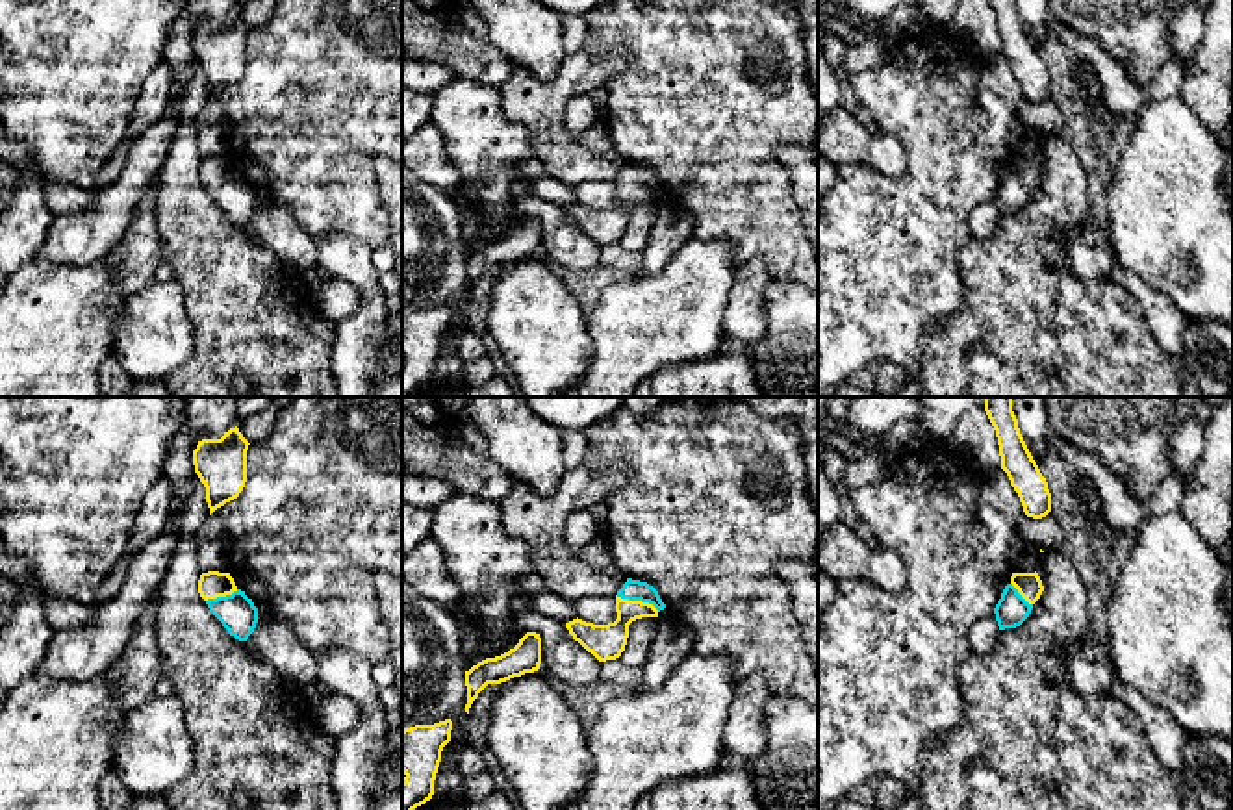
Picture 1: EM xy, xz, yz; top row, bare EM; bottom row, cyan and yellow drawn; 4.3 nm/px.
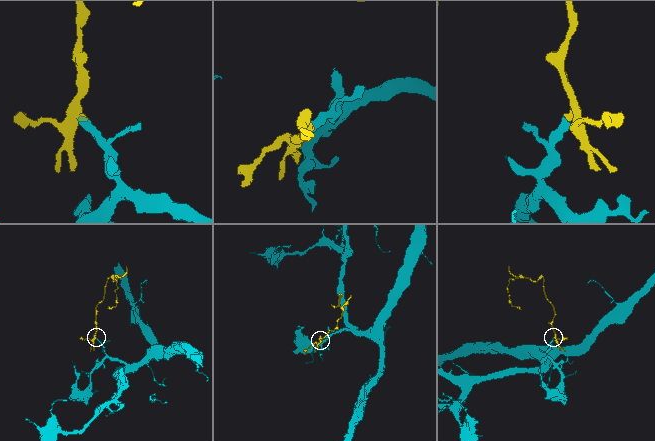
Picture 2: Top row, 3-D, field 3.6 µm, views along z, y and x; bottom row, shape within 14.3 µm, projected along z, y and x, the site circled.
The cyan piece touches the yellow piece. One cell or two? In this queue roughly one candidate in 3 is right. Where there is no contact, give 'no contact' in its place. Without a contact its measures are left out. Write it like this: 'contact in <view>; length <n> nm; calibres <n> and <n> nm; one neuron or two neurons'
contact in xz; length 200 nm; calibres 90 and 160 nm; one neuron

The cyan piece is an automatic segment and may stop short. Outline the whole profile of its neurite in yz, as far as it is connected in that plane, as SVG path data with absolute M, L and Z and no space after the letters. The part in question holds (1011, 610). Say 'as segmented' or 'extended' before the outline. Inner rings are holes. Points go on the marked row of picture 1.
extended; M1012 573L994 614L999 630L1020 626L1031 614L1033 604L1044 591L1038 573Z

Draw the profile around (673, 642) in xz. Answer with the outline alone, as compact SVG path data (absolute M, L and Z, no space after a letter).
M669 606L658 612L658 630L642 669L642 688L660 690L671 671L693 652L693 630Z

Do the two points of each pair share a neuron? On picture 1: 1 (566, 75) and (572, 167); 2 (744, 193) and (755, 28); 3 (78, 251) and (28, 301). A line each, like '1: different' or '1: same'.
1: same
2: same
3: different

